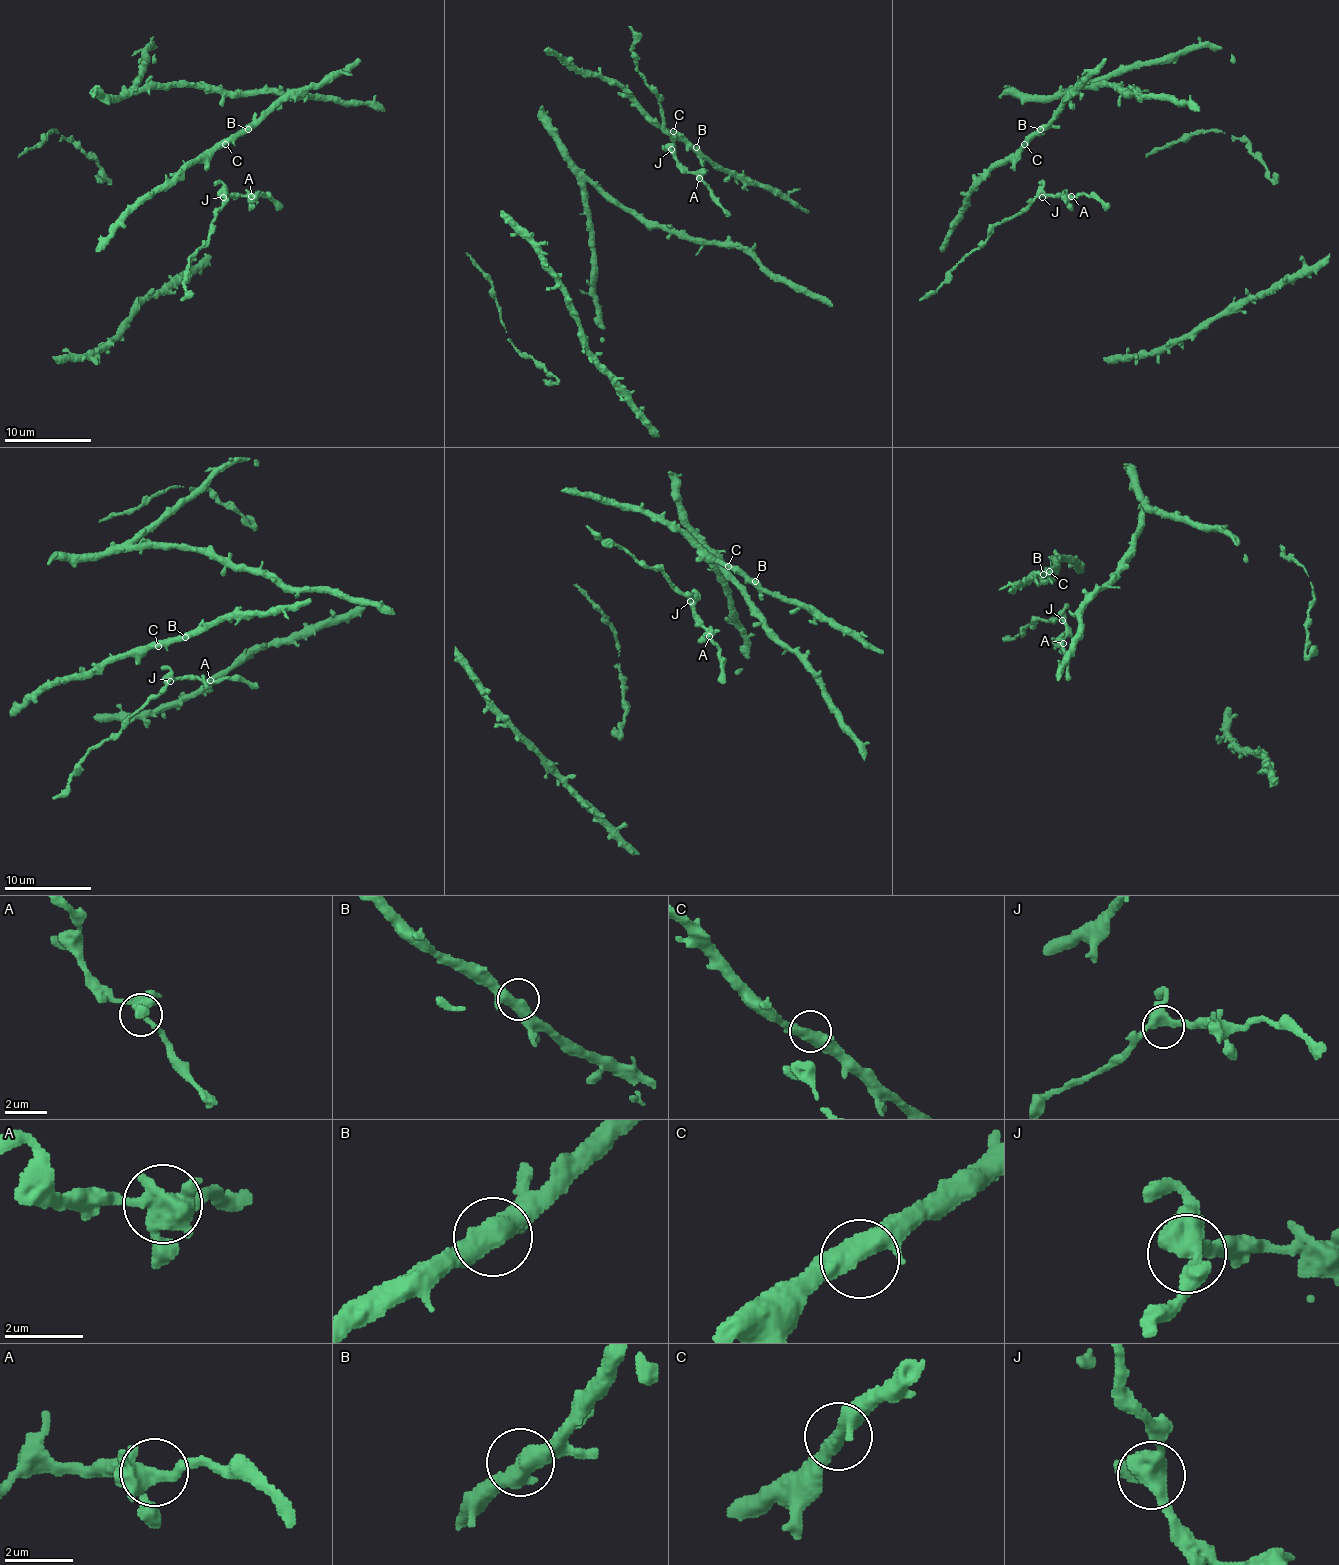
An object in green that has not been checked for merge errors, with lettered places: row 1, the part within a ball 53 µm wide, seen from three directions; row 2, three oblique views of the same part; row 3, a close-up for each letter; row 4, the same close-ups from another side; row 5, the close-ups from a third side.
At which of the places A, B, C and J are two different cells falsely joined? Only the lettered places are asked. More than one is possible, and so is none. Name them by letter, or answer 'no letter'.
no letter

